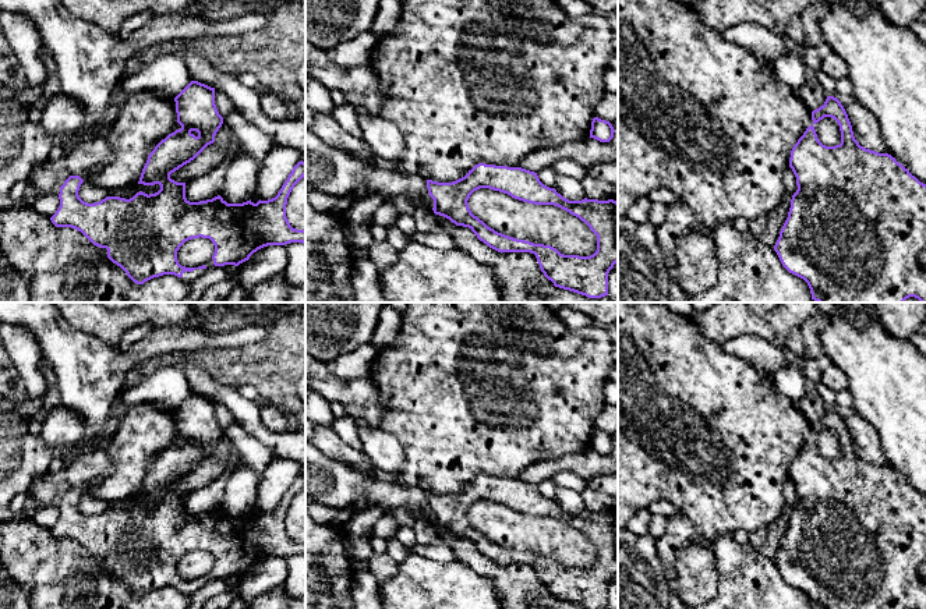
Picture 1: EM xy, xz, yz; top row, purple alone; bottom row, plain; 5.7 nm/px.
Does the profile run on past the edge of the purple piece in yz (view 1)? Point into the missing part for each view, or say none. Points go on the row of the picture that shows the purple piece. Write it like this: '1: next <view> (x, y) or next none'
1: next none

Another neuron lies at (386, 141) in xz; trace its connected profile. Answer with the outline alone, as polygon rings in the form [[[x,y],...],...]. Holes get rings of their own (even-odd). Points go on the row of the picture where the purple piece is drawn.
[[[357,107],[363,139],[377,155],[378,163],[390,166],[406,152],[406,142],[395,123]]]

